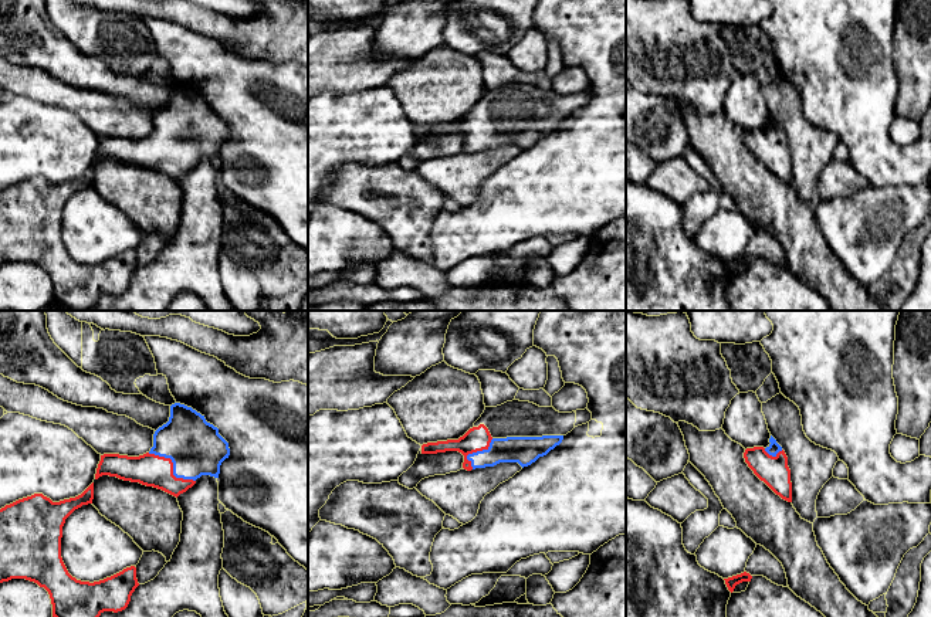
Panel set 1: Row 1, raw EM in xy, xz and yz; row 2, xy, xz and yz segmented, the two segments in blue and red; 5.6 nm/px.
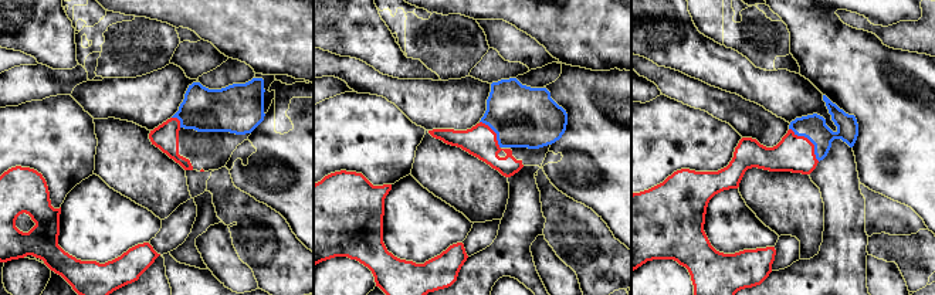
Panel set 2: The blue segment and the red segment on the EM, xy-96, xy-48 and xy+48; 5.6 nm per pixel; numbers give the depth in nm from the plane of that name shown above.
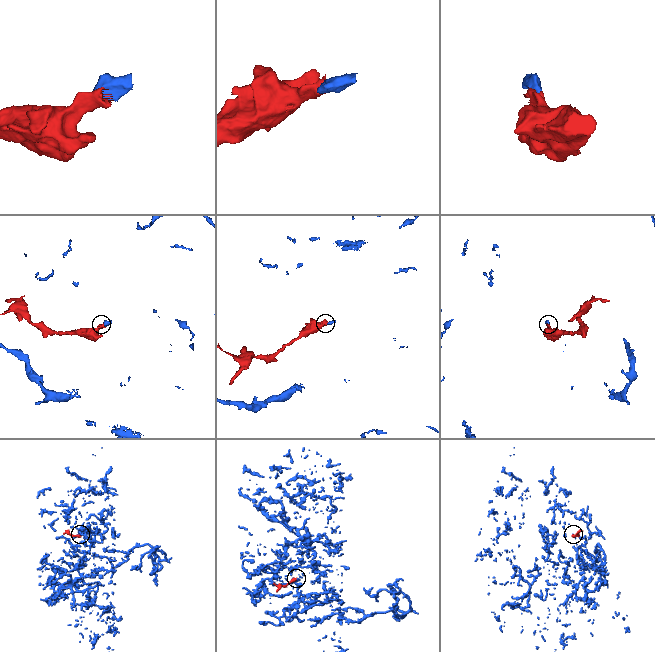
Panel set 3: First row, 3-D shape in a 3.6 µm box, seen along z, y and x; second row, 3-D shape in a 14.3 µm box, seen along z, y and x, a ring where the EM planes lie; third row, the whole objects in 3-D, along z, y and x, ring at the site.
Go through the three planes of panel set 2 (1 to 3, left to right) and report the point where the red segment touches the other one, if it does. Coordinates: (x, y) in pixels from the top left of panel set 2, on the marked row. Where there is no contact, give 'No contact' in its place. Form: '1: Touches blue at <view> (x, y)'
1: Touches blue at xy-96 (179, 119)
2: Touches blue at xy-48 (495, 132)
3: Touches blue at xy+48 (809, 139)

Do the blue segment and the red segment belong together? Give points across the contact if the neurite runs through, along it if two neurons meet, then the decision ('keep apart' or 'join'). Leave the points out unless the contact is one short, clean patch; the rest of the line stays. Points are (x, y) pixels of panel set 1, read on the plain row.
runs through xy (196, 131), (192, 131), (173, 149), (149, 152); join

